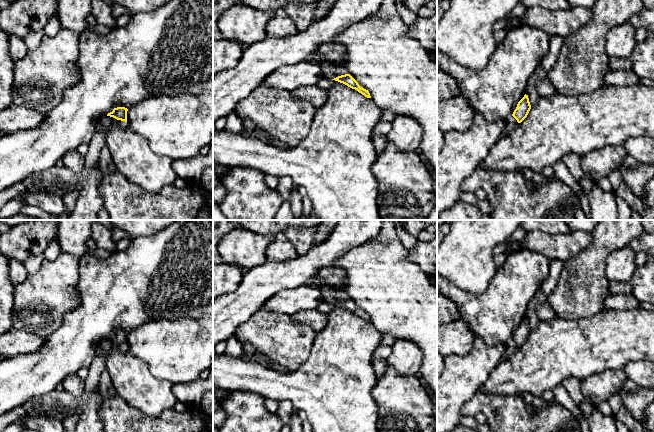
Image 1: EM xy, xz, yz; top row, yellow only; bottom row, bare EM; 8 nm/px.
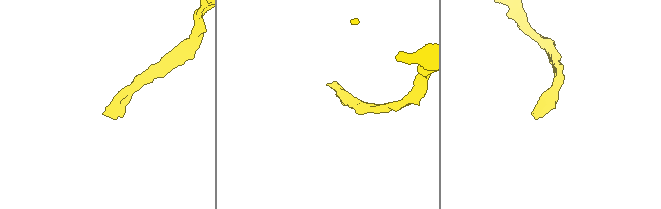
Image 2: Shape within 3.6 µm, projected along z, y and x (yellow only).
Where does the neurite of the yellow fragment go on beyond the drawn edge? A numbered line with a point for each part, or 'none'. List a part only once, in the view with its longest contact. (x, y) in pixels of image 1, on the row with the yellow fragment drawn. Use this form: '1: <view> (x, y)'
1: xy (106, 122)

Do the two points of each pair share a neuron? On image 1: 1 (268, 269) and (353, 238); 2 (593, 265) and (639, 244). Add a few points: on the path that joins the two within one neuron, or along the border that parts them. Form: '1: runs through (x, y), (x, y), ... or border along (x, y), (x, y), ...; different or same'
1: runs through (289, 269), (302, 269), (312, 264), (332, 248); same
2: border along (643, 231), (627, 244); different

